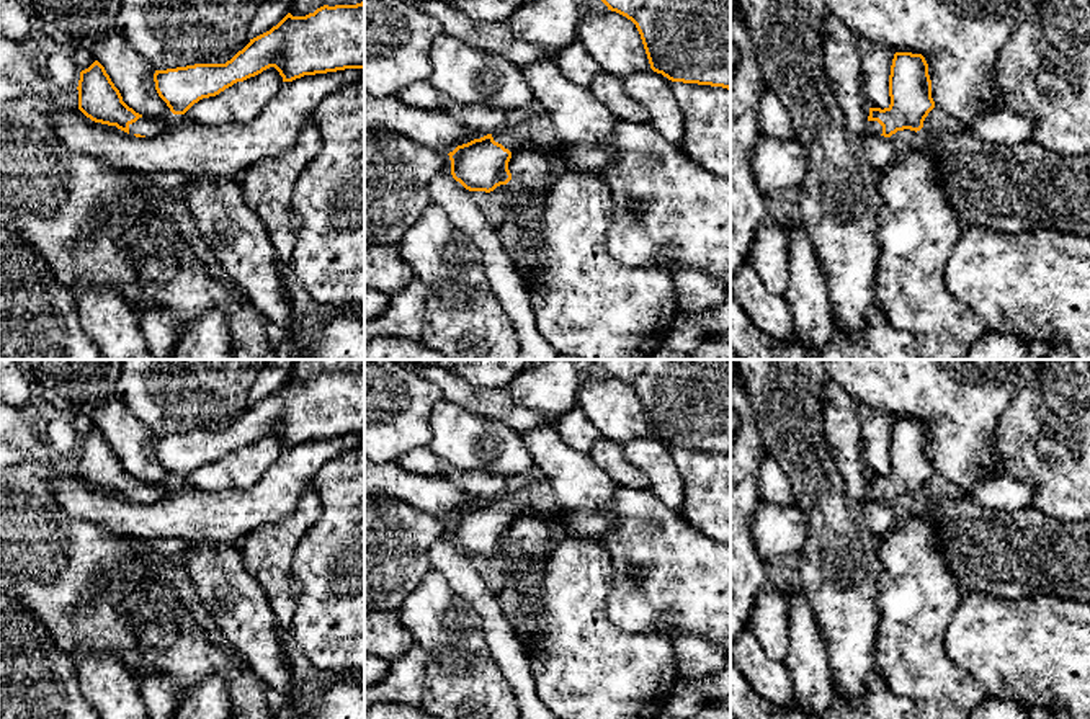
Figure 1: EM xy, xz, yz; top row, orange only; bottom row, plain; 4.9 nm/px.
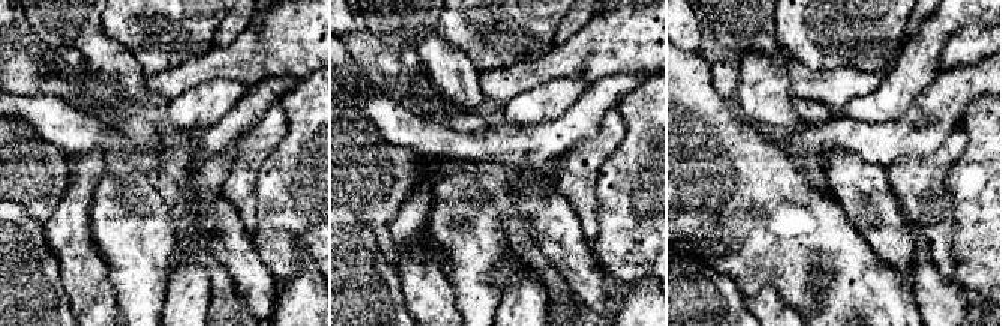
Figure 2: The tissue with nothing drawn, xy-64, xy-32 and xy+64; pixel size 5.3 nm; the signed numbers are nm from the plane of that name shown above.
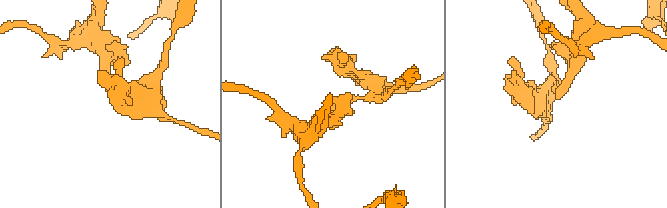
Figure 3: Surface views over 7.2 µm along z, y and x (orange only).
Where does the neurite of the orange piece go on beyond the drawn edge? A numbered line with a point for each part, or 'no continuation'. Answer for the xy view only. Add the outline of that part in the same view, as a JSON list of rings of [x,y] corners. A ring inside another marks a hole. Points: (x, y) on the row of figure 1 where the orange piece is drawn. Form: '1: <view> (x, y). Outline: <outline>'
1: xy (144, 126). Outline: [[[142,116],[136,123],[129,124],[129,134],[132,136],[141,134],[141,136],[150,137],[150,136],[163,132],[165,127],[167,127],[165,121],[155,121],[155,119]]]

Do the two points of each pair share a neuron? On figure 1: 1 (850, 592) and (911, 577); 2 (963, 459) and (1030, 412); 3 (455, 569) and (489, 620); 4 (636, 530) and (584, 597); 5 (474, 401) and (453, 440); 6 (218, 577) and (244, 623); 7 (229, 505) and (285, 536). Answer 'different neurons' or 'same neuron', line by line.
1: different neurons
2: different neurons
3: same neuron
4: different neurons
5: different neurons
6: same neuron
7: different neurons

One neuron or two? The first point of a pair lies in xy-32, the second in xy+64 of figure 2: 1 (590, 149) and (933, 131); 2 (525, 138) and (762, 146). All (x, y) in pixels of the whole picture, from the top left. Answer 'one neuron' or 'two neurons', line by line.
1: two neurons
2: two neurons

